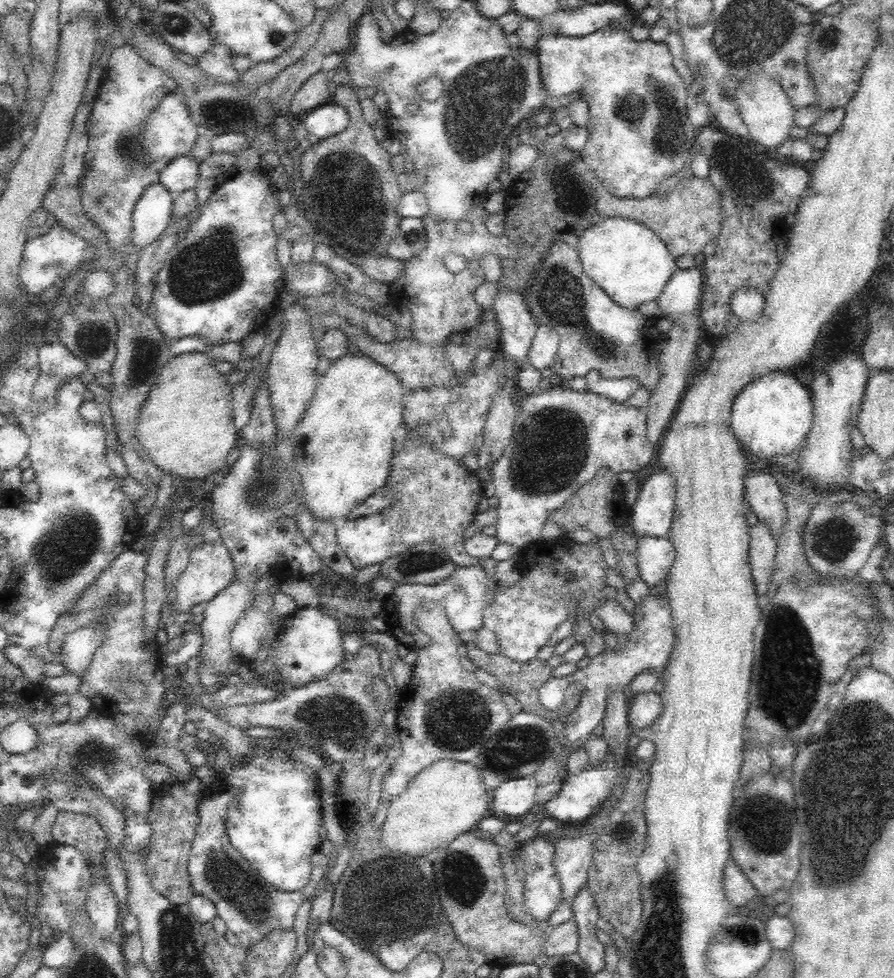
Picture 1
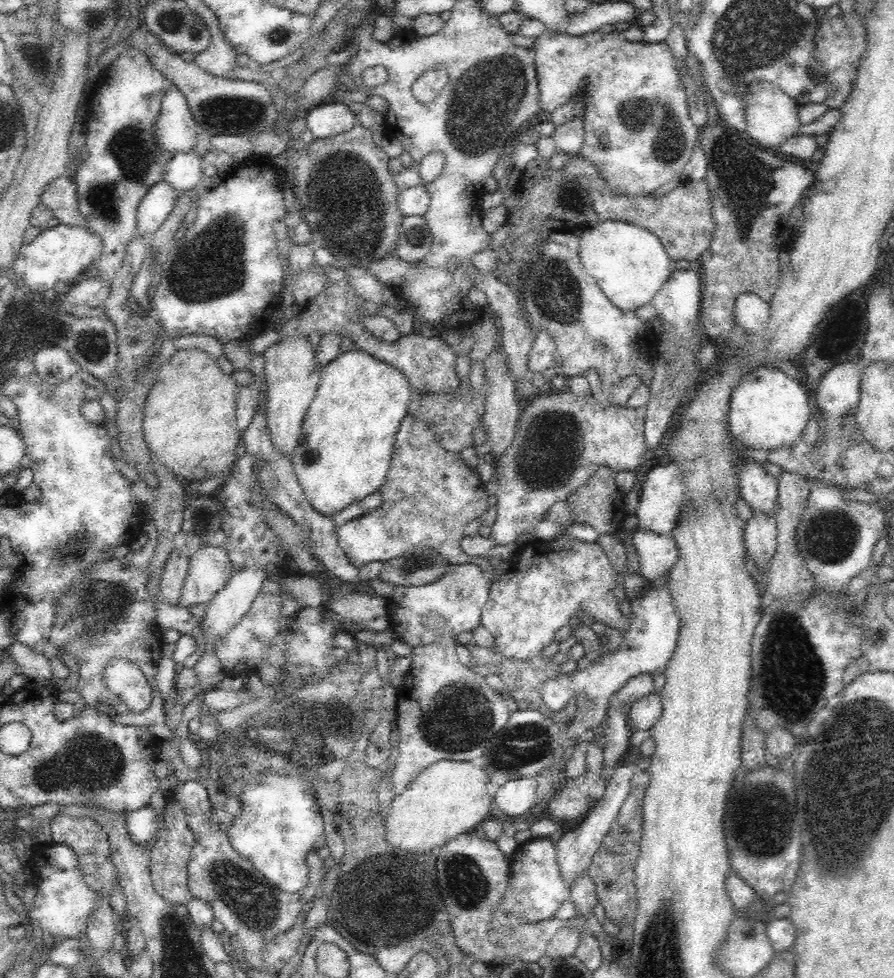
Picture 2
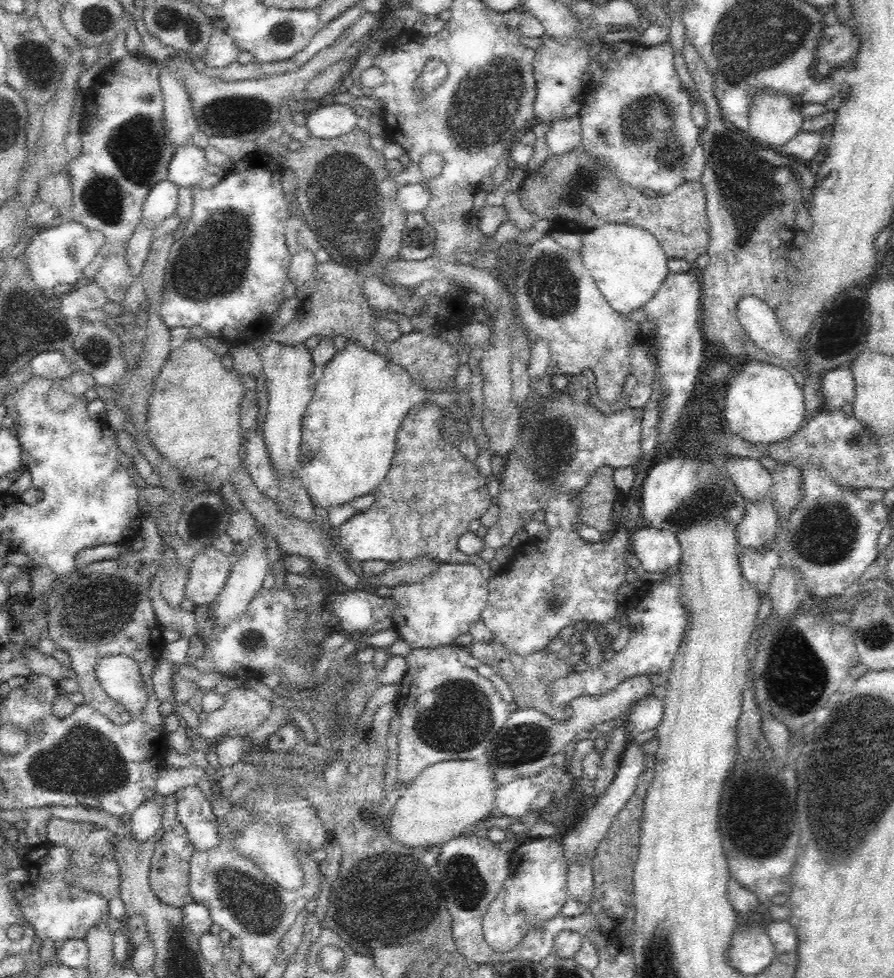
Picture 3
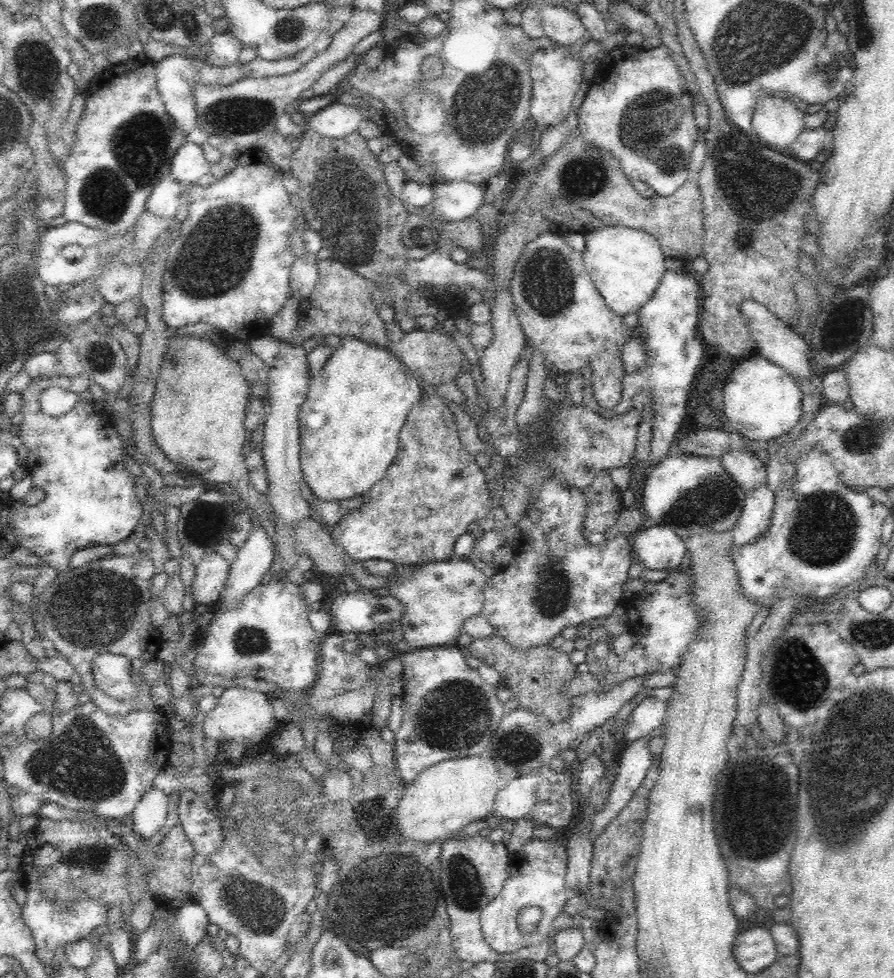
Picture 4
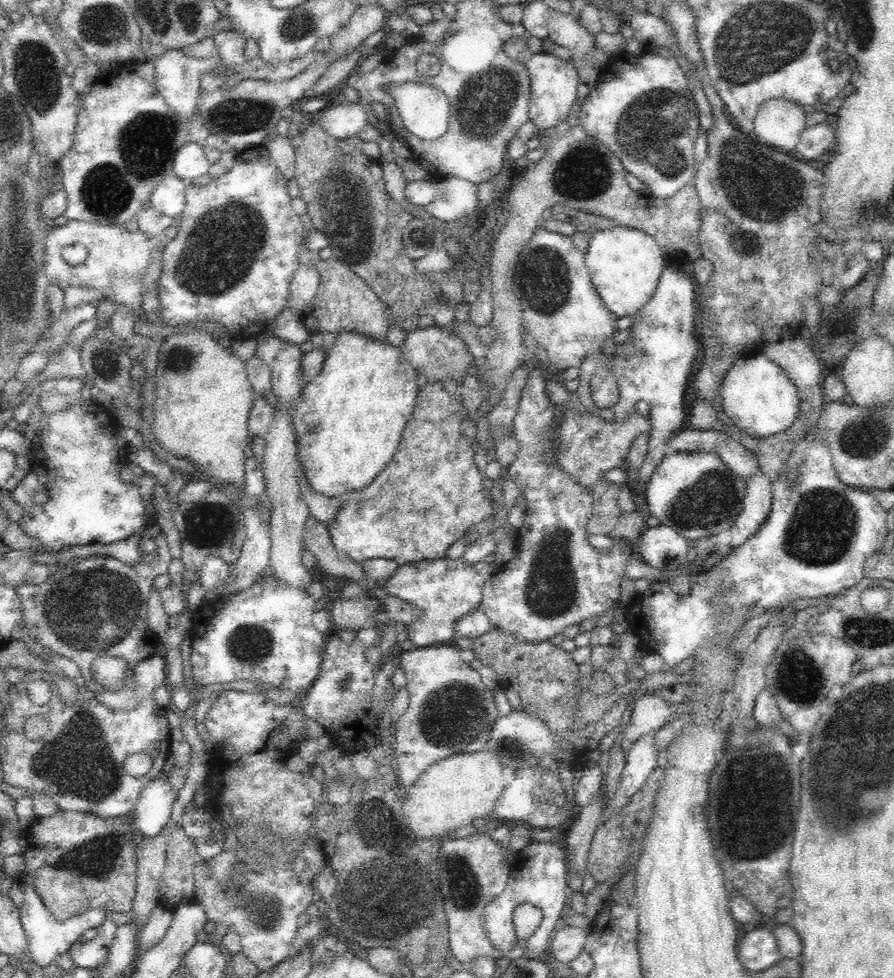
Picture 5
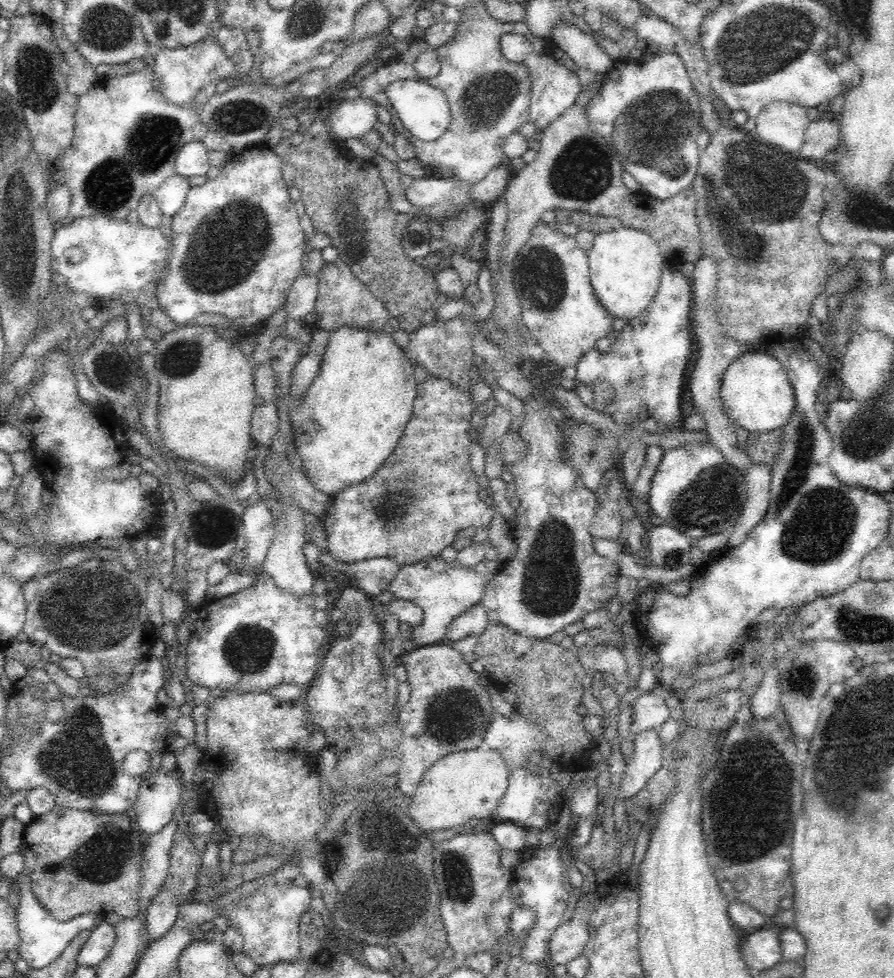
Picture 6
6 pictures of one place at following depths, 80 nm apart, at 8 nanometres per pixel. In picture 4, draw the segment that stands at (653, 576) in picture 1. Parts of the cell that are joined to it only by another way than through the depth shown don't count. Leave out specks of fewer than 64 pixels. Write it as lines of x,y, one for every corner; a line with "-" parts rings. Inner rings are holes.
656,525
639,530
631,537
633,555
638,557
644,568
674,571
681,569
686,545
682,537
671,528

